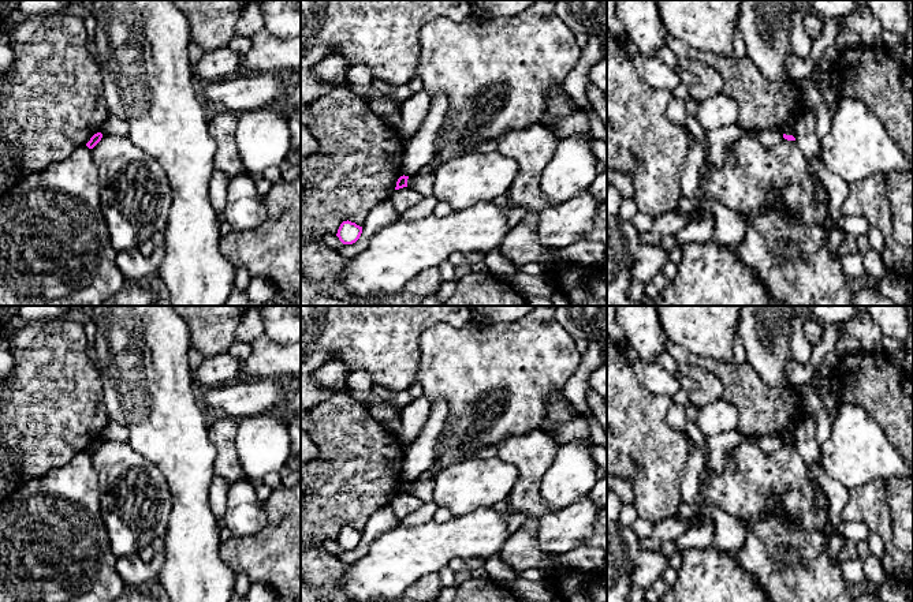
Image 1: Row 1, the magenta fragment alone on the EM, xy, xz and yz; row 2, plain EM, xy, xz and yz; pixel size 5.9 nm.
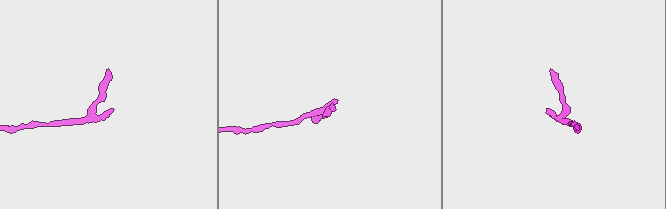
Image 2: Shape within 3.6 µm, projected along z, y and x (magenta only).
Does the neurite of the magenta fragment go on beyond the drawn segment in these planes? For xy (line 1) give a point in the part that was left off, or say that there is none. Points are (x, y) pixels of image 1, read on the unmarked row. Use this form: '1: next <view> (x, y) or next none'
1: next none

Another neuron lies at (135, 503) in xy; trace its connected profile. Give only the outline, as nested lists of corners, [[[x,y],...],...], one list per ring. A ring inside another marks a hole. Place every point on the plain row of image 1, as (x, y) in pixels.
[[[105,441],[92,455],[101,517],[116,558],[165,535],[172,498],[160,468],[127,442]]]

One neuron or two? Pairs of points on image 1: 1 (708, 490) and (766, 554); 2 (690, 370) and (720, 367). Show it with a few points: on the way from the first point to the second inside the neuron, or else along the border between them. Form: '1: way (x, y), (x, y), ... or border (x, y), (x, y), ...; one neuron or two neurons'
1: border (775, 513), (749, 520), (744, 524); two neurons
2: border (699, 362), (722, 384), (722, 397); two neurons

